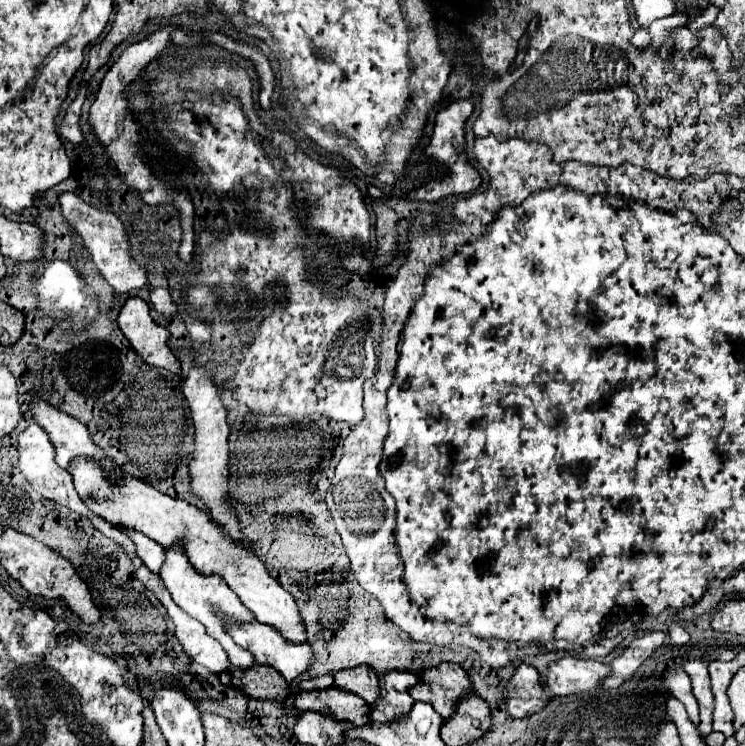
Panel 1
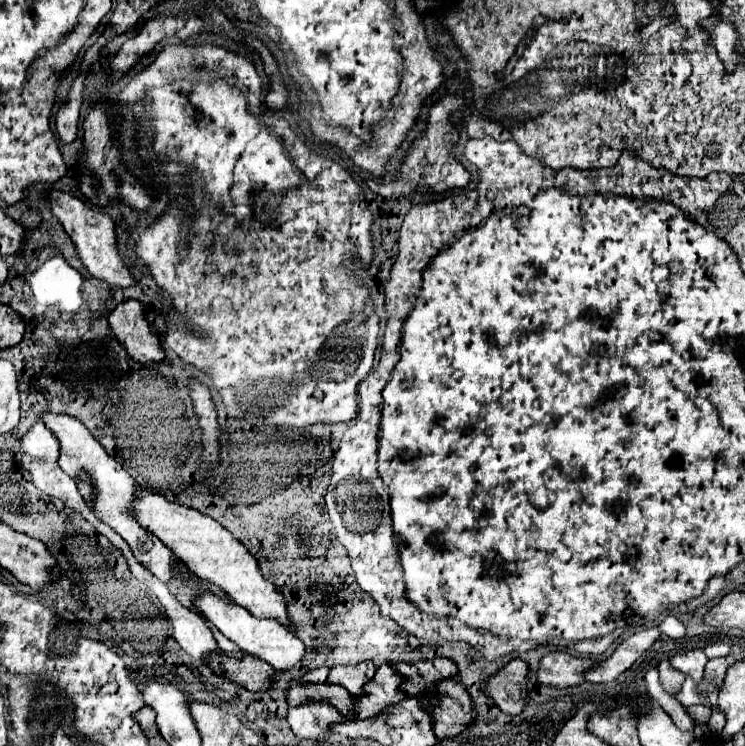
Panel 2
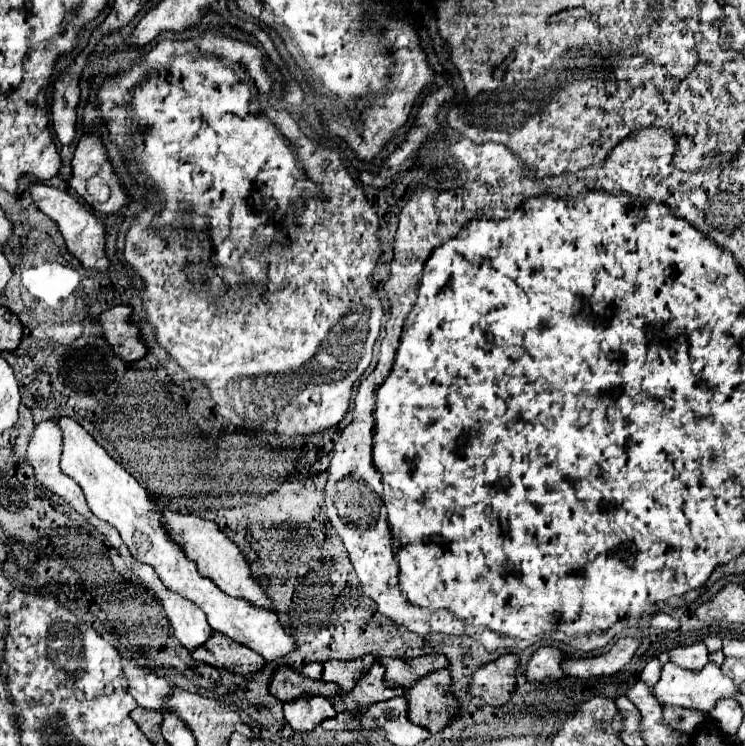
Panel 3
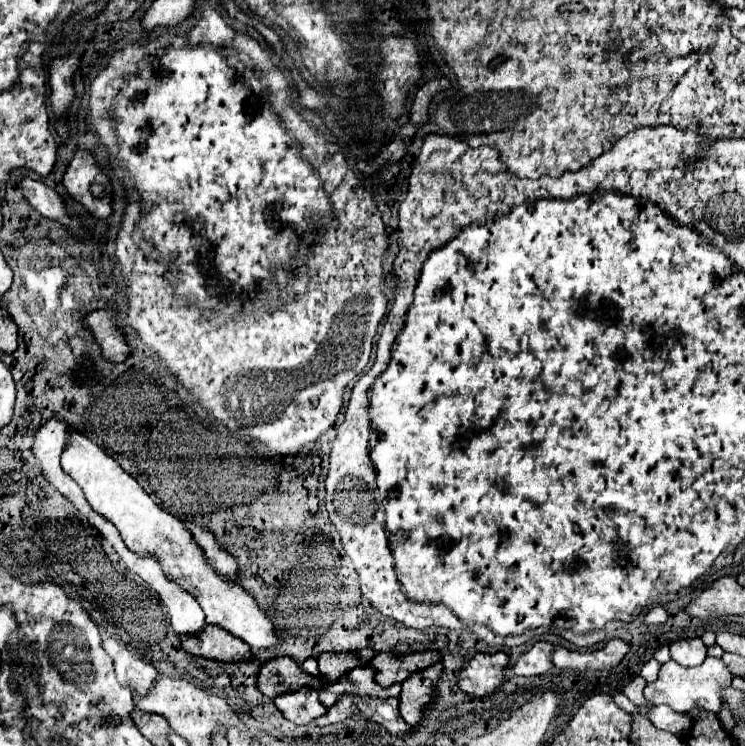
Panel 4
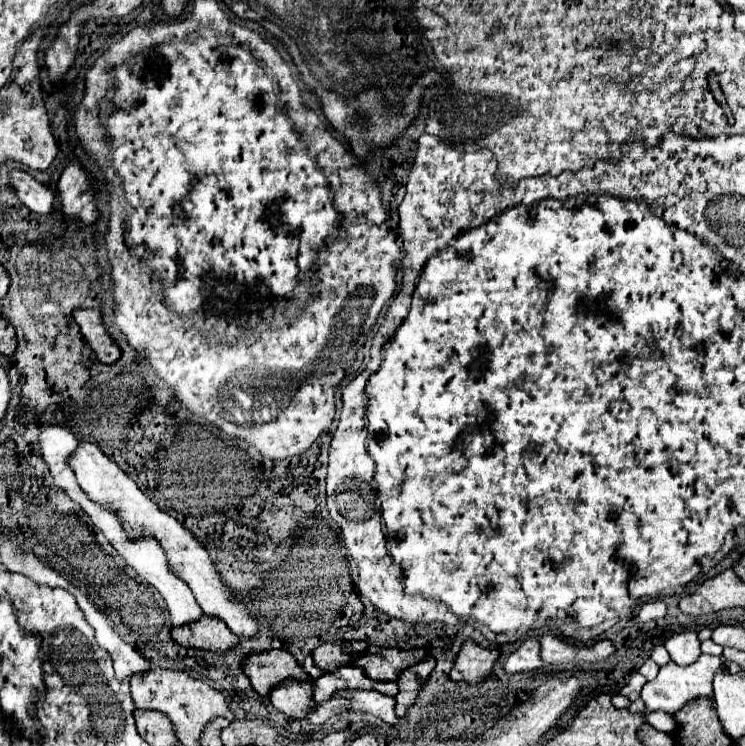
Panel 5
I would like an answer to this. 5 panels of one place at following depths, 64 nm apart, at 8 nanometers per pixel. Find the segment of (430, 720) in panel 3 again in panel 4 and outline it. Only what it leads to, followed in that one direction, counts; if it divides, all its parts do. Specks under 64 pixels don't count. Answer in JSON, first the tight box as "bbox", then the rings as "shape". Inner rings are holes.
{"bbox":[400,662,442,724],"shape":[[[438,662],[420,672],[414,672],[412,676],[408,676],[408,680],[404,680],[400,692],[400,716],[408,724],[418,724],[422,708],[432,700],[432,686],[440,678],[440,672],[442,664]]]}

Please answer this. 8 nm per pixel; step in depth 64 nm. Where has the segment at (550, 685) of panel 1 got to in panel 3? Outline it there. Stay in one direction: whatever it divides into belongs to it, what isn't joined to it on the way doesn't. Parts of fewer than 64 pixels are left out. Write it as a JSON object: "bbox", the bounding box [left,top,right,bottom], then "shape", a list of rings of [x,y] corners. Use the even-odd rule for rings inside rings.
{"bbox":[524,646,564,682],"shape":[[[542,646],[538,648],[530,662],[524,666],[524,674],[528,680],[536,680],[536,682],[546,682],[546,680],[560,680],[564,676],[562,668],[560,668],[560,660],[562,660],[562,650],[554,648],[554,646]]]}

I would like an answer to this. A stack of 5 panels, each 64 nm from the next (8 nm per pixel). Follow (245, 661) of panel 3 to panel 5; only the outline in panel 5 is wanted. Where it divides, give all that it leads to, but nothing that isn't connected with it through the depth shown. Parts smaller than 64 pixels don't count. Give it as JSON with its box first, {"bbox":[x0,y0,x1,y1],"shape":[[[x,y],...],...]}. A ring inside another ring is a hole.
{"bbox":[172,616,238,650],"shape":[[[204,616],[196,620],[196,624],[186,624],[184,628],[172,628],[172,638],[182,646],[206,648],[206,650],[228,650],[238,638],[230,632],[230,628],[212,616]]]}

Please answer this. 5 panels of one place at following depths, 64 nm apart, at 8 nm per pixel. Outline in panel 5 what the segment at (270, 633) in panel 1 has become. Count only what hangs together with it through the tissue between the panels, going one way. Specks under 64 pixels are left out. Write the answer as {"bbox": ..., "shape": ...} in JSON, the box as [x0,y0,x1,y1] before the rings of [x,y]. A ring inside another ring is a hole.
{"bbox":[70,442,258,636],"shape":[[[82,442],[80,448],[72,454],[70,458],[70,466],[78,478],[80,488],[94,500],[100,504],[112,502],[112,508],[116,508],[120,512],[120,518],[128,530],[128,534],[134,538],[140,532],[150,532],[154,534],[154,538],[162,544],[162,548],[168,554],[168,562],[172,566],[172,570],[190,586],[192,594],[196,596],[196,602],[200,604],[200,608],[204,610],[204,614],[208,616],[216,616],[220,620],[226,622],[226,626],[234,632],[234,634],[242,634],[242,636],[254,636],[258,632],[258,622],[254,616],[248,614],[248,610],[242,604],[232,602],[232,594],[224,588],[218,572],[212,566],[210,556],[206,554],[206,550],[194,540],[194,536],[172,516],[168,516],[166,512],[162,512],[138,486],[134,480],[130,480],[110,458],[106,458],[100,448],[96,444],[90,442]]]}

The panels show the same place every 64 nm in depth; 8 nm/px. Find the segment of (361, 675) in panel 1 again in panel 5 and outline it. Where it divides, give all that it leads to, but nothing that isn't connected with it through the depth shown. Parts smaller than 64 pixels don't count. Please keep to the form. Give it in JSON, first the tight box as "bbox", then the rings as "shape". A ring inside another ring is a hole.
{"bbox":[312,642,368,672],"shape":[[[326,642],[326,644],[320,644],[318,648],[312,650],[312,658],[318,668],[332,672],[332,670],[352,662],[366,648],[368,648],[368,644],[364,644],[364,642],[344,642],[344,644]]]}

